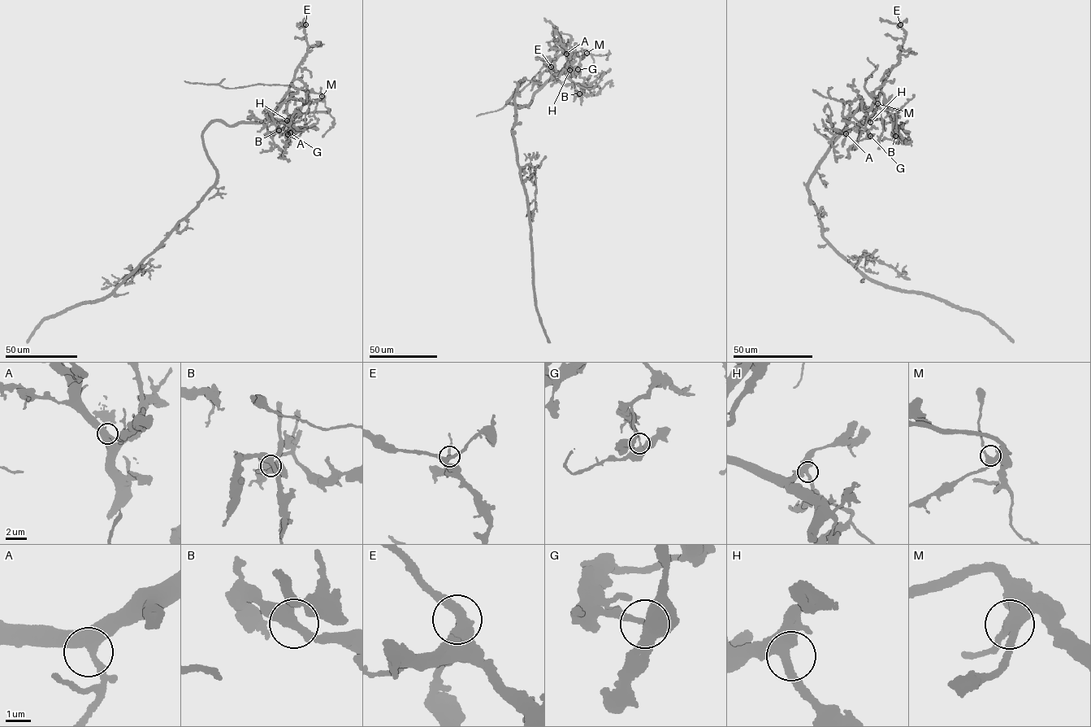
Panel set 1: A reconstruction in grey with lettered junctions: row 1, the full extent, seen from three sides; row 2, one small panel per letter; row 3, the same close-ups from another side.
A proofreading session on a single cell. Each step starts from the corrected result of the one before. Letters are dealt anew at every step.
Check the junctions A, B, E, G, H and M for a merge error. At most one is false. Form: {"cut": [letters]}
{"cut": ["G"]}

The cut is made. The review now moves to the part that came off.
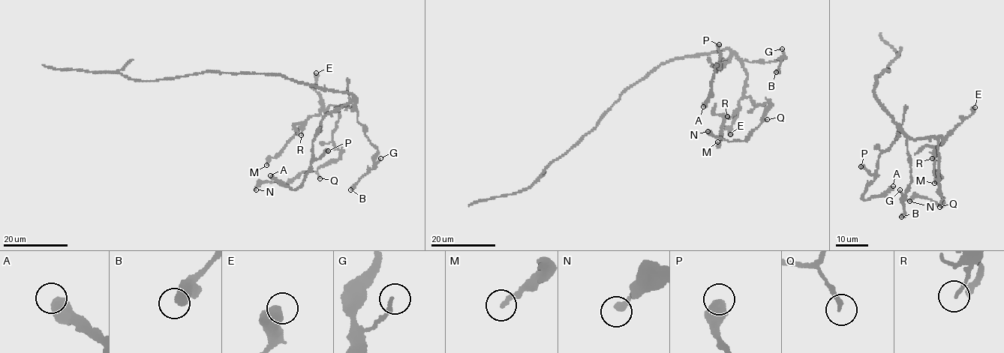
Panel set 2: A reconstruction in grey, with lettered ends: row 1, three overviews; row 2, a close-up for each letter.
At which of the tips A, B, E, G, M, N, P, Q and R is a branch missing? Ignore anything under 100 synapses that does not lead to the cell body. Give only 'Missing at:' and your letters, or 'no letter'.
Missing at: no letter

